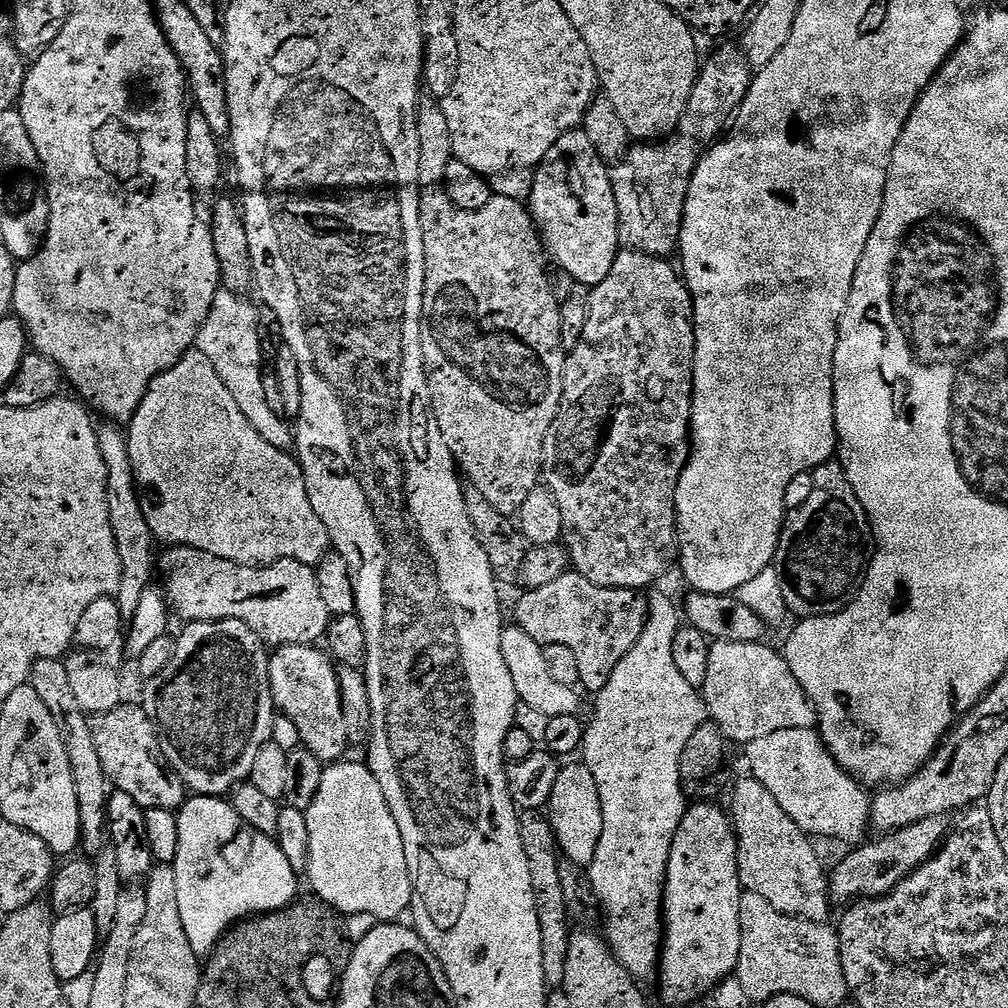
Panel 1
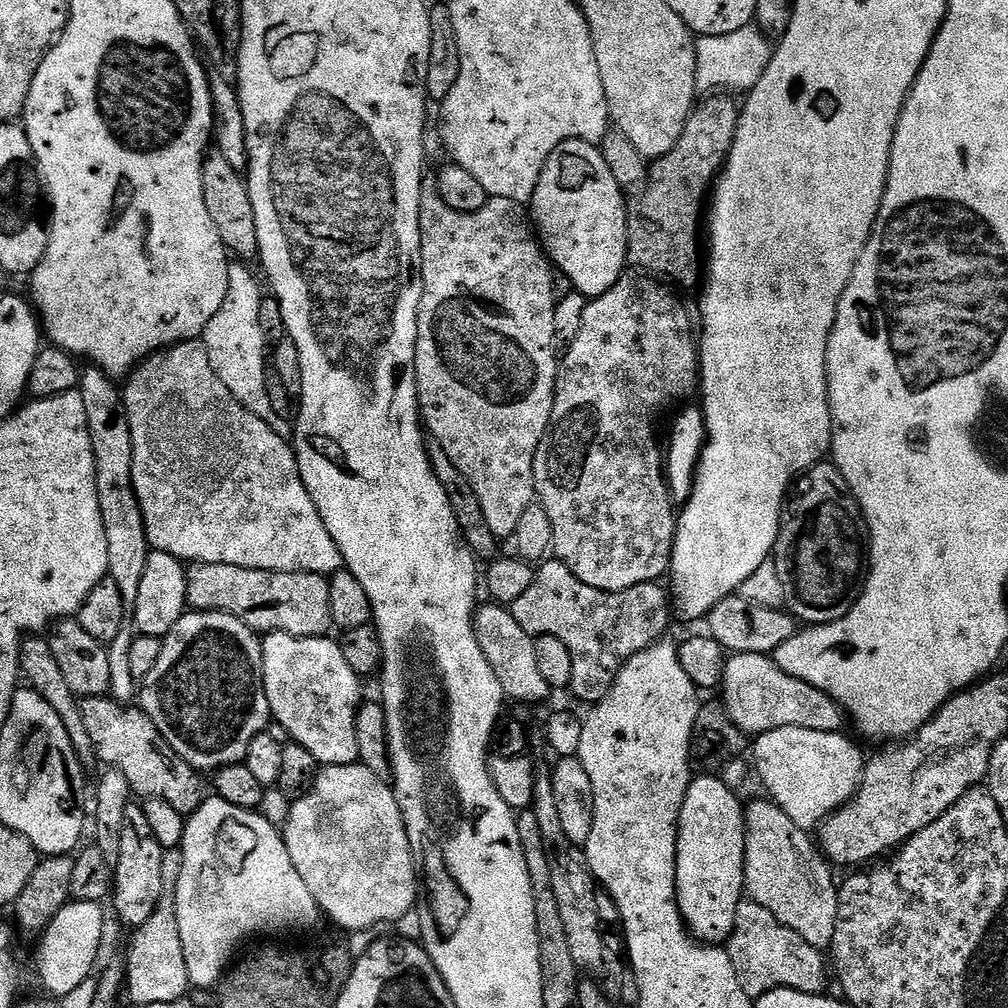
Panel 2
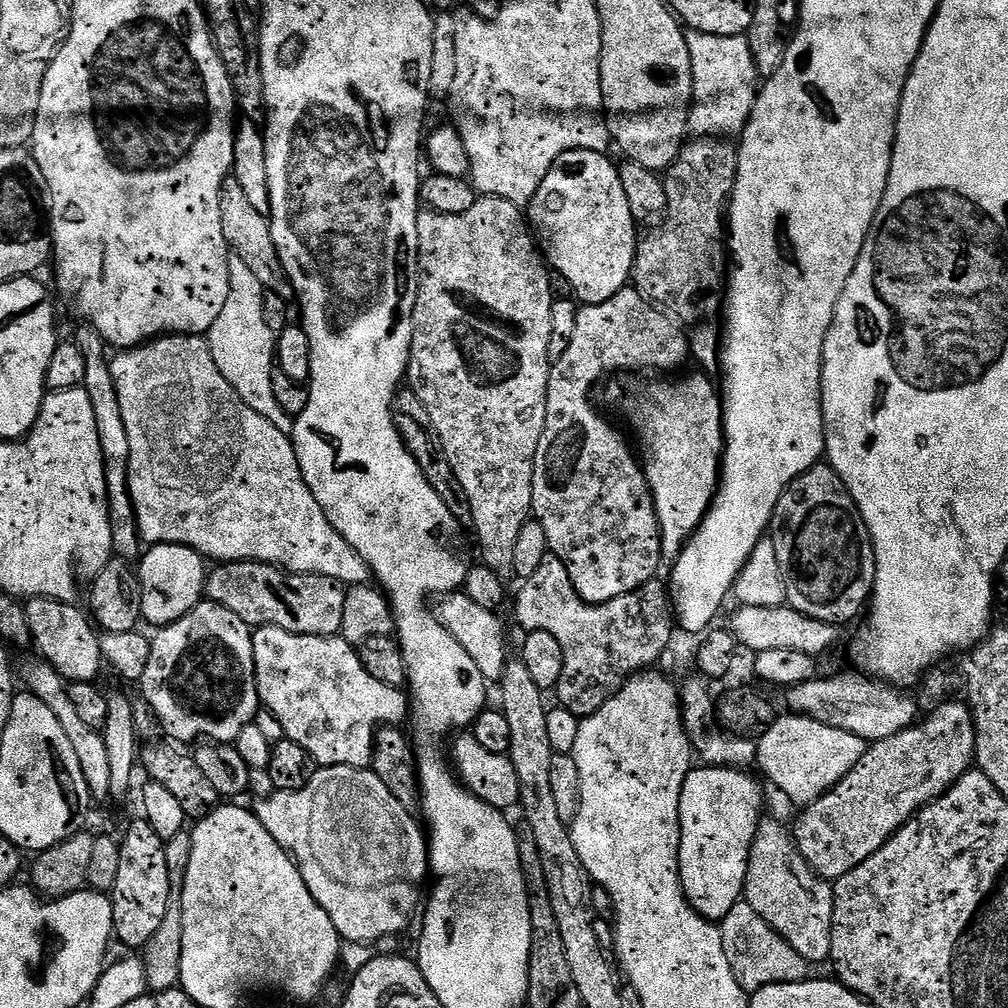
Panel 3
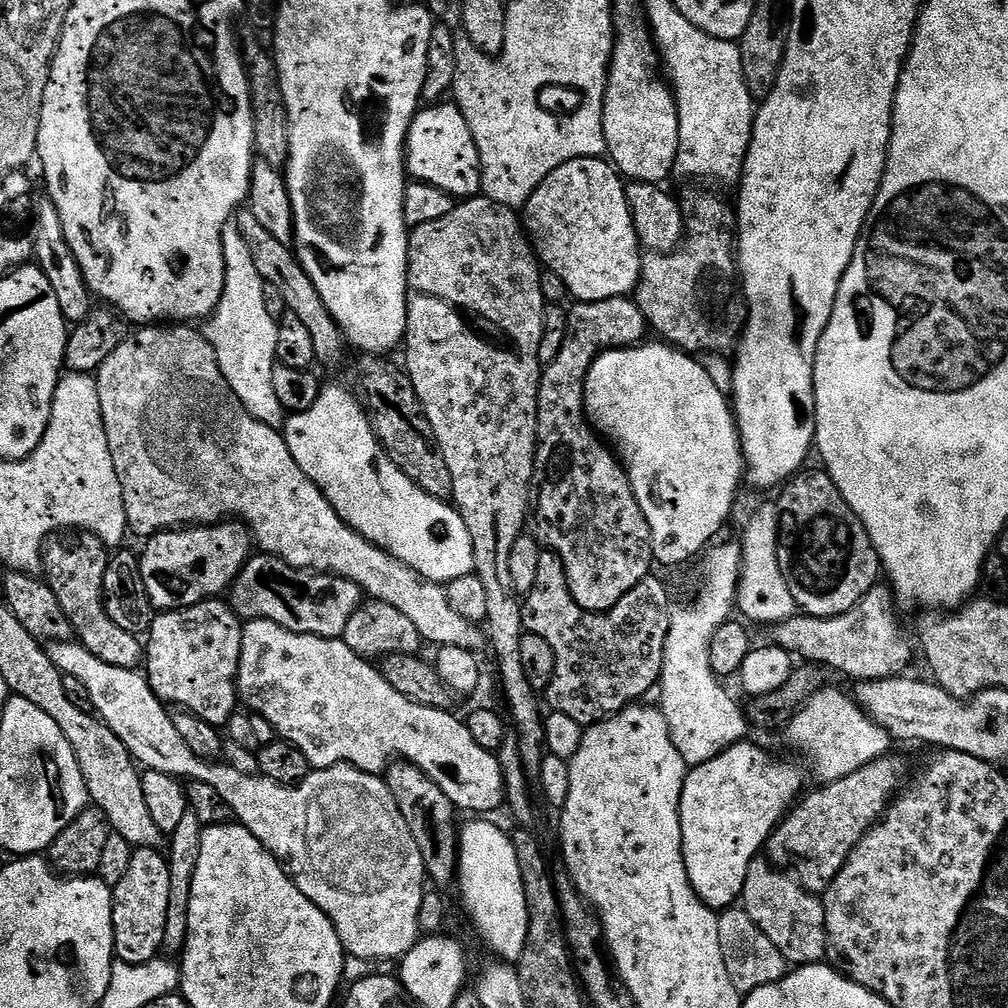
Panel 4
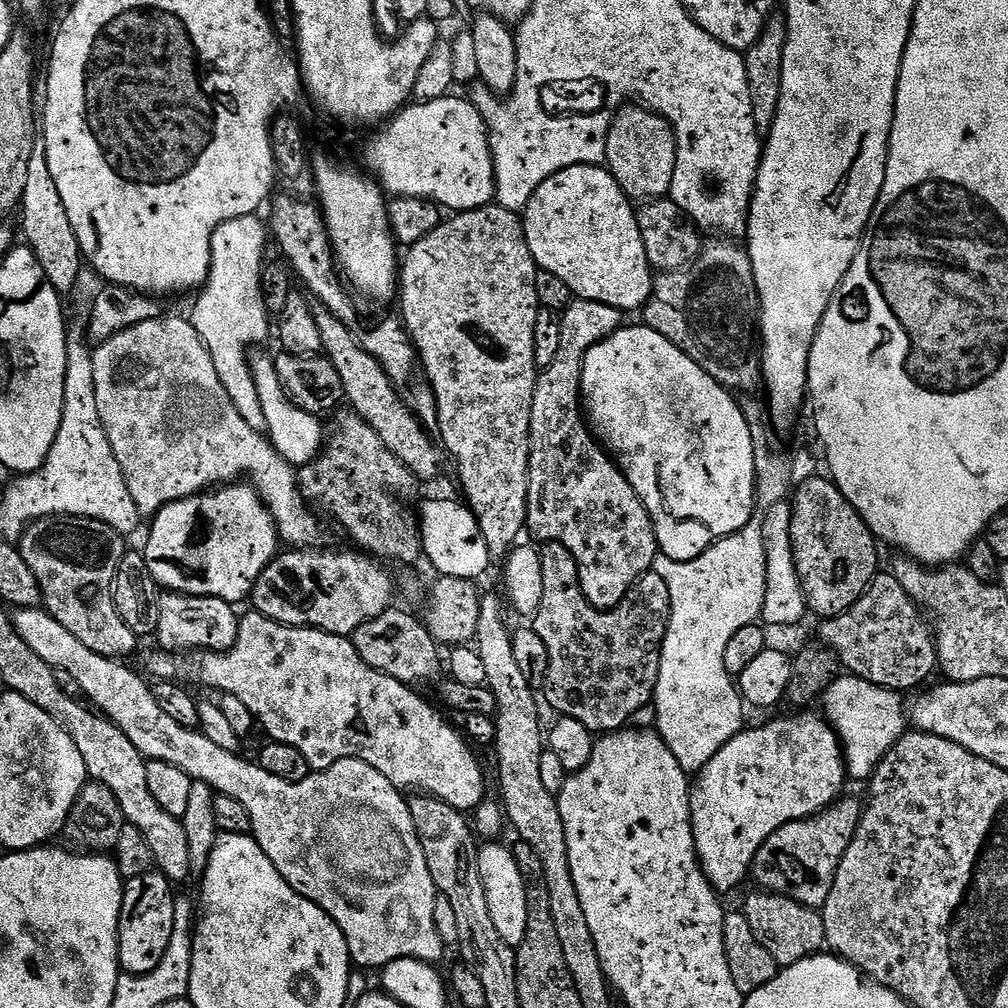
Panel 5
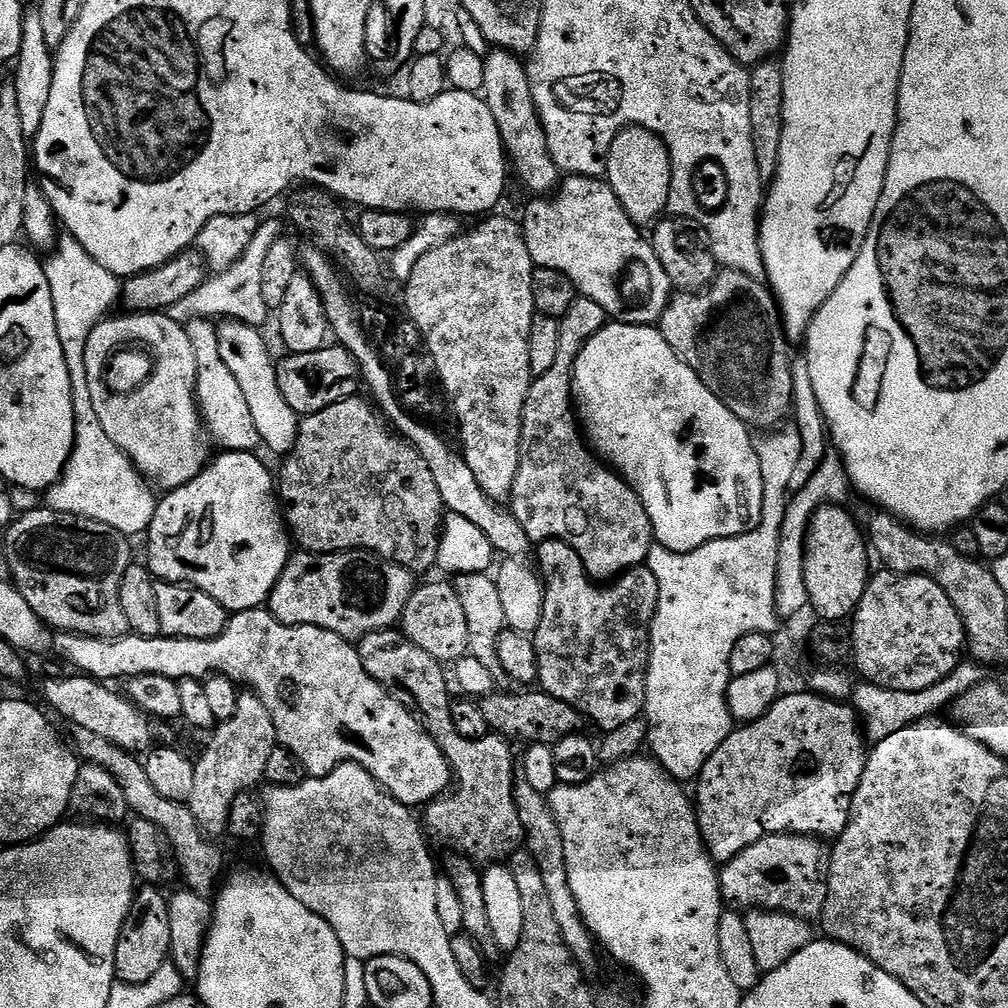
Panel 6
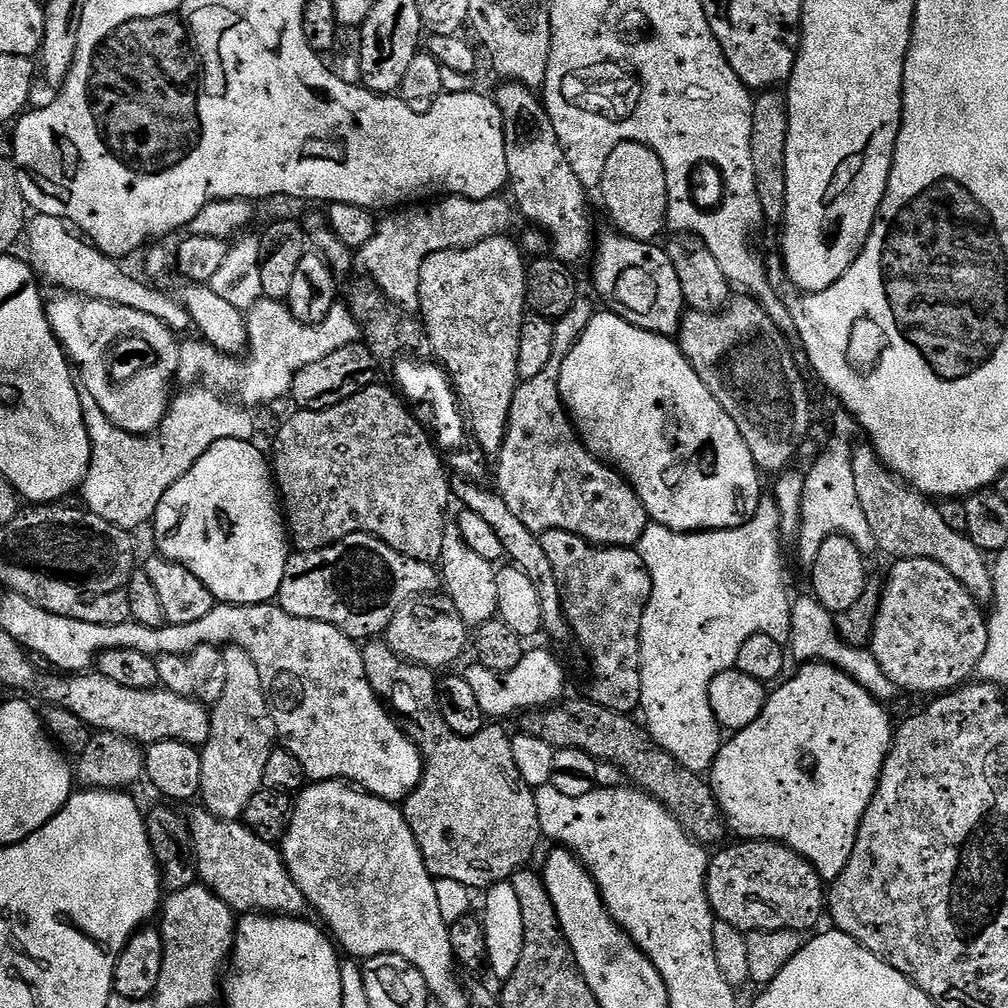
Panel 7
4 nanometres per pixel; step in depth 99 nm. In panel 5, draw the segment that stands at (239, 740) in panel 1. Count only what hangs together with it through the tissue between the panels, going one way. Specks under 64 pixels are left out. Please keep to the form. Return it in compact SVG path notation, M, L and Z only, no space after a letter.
M165 591L160 598L160 617L155 639L165 652L177 654L189 650L225 652L238 638L240 616L233 605L213 596L186 596L183 592Z

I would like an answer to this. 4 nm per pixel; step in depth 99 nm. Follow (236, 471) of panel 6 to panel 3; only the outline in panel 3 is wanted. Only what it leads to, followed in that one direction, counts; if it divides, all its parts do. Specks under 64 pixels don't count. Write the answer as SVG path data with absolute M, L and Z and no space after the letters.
M181 544L151 545L138 560L138 575L142 590L141 617L156 624L155 626L178 622L178 618L185 616L192 607L205 599L204 584L208 581L209 571L205 557L192 548Z

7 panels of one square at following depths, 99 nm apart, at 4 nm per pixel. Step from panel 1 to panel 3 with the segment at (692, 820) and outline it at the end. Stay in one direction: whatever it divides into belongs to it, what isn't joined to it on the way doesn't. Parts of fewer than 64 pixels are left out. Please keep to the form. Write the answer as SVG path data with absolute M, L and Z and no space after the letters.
M696 766L682 786L680 885L688 904L705 920L723 920L744 894L754 834L765 815L761 781L748 775L738 768Z

